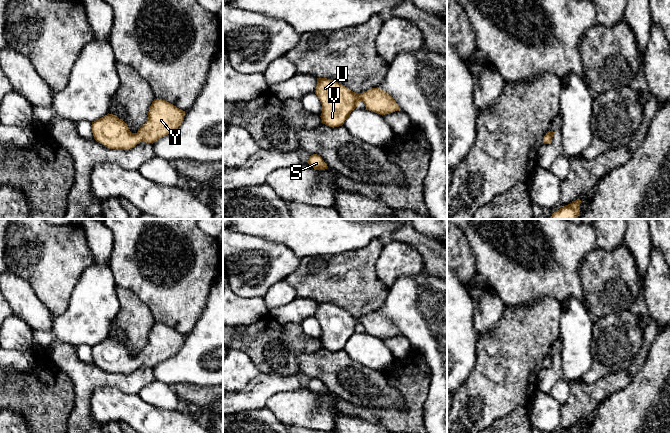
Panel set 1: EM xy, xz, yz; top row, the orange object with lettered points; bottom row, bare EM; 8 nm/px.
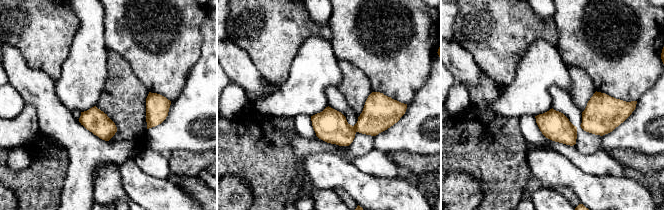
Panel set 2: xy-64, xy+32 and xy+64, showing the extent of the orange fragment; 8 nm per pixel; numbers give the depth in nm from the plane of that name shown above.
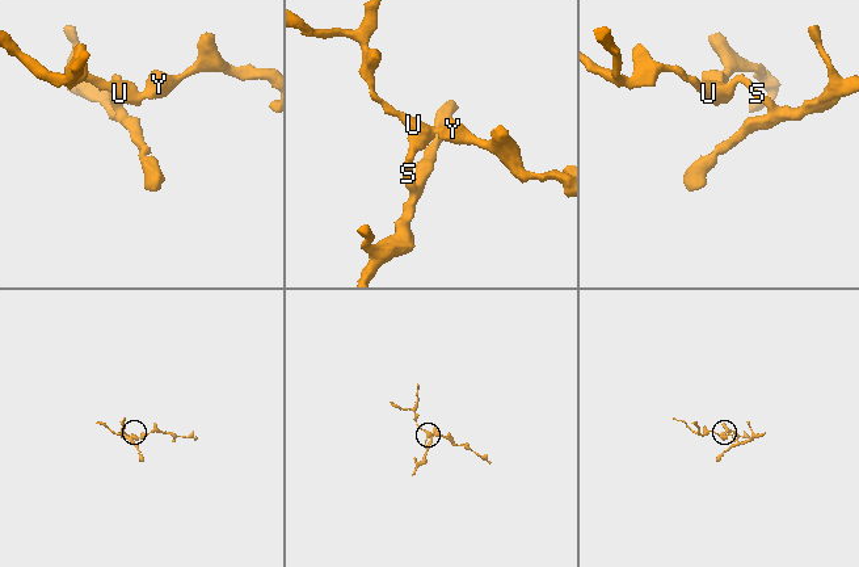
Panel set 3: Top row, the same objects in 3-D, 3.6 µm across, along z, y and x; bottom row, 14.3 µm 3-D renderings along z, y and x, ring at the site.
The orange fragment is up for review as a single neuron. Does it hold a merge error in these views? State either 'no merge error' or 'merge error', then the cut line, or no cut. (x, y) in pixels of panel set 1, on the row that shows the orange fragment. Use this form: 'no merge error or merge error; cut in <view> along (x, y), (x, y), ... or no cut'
no merge error; no cut

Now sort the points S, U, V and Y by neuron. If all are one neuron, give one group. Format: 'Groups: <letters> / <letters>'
Groups: S U V Y

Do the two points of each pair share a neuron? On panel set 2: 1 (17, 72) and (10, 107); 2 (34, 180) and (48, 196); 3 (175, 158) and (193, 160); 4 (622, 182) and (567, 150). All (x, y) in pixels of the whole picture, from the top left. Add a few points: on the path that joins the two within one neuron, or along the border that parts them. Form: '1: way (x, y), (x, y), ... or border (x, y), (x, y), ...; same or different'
1: border (10, 83), (26, 103); different
2: way (38, 184), (44, 192); same
3: way (179, 160), (189, 160); same
4: border (587, 173), (603, 176), (622, 176); different

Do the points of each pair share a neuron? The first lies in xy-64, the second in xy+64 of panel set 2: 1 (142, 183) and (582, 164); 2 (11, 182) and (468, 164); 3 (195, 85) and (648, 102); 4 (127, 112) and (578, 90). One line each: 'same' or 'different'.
1: different
2: same
3: same
4: same

